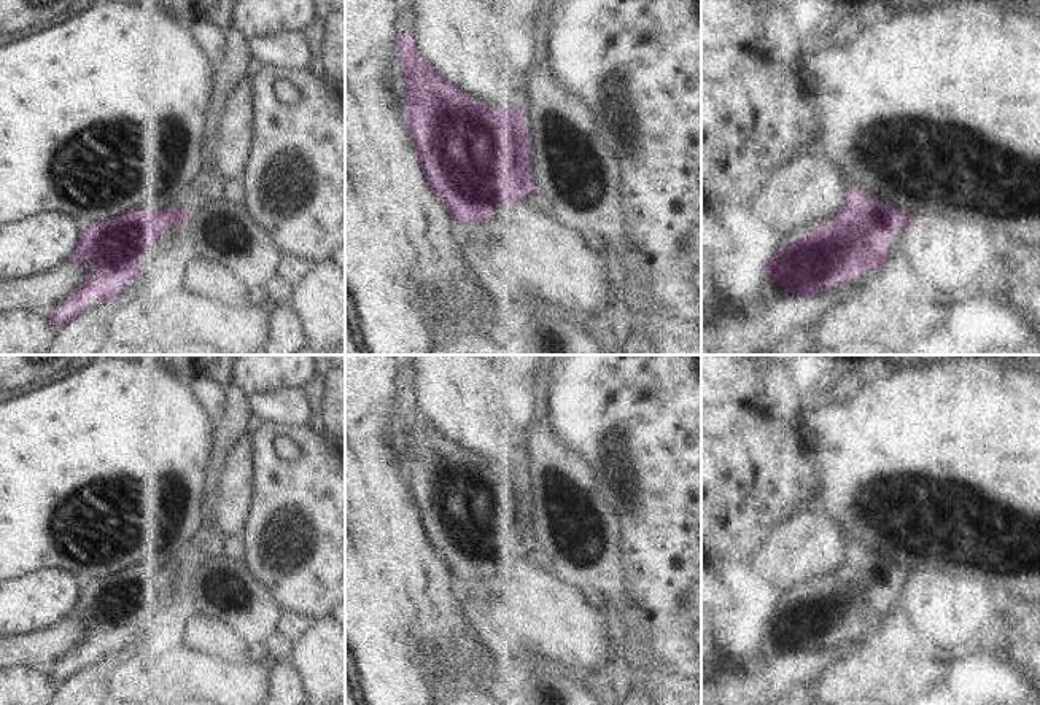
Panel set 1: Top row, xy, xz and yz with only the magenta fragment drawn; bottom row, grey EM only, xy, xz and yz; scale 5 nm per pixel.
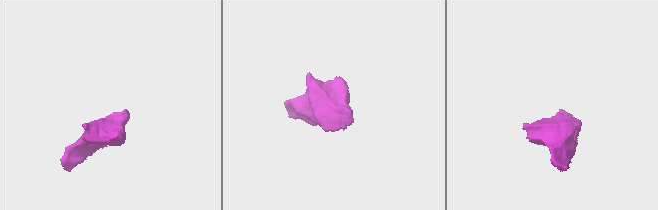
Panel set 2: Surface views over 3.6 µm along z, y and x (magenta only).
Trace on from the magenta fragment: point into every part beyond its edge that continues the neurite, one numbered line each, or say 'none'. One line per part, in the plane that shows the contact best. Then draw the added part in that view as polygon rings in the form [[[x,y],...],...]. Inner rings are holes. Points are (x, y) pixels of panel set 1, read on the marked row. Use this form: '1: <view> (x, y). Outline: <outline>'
none.

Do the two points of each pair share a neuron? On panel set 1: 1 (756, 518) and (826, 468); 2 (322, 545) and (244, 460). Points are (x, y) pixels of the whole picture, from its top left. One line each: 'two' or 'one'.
1: two
2: two

